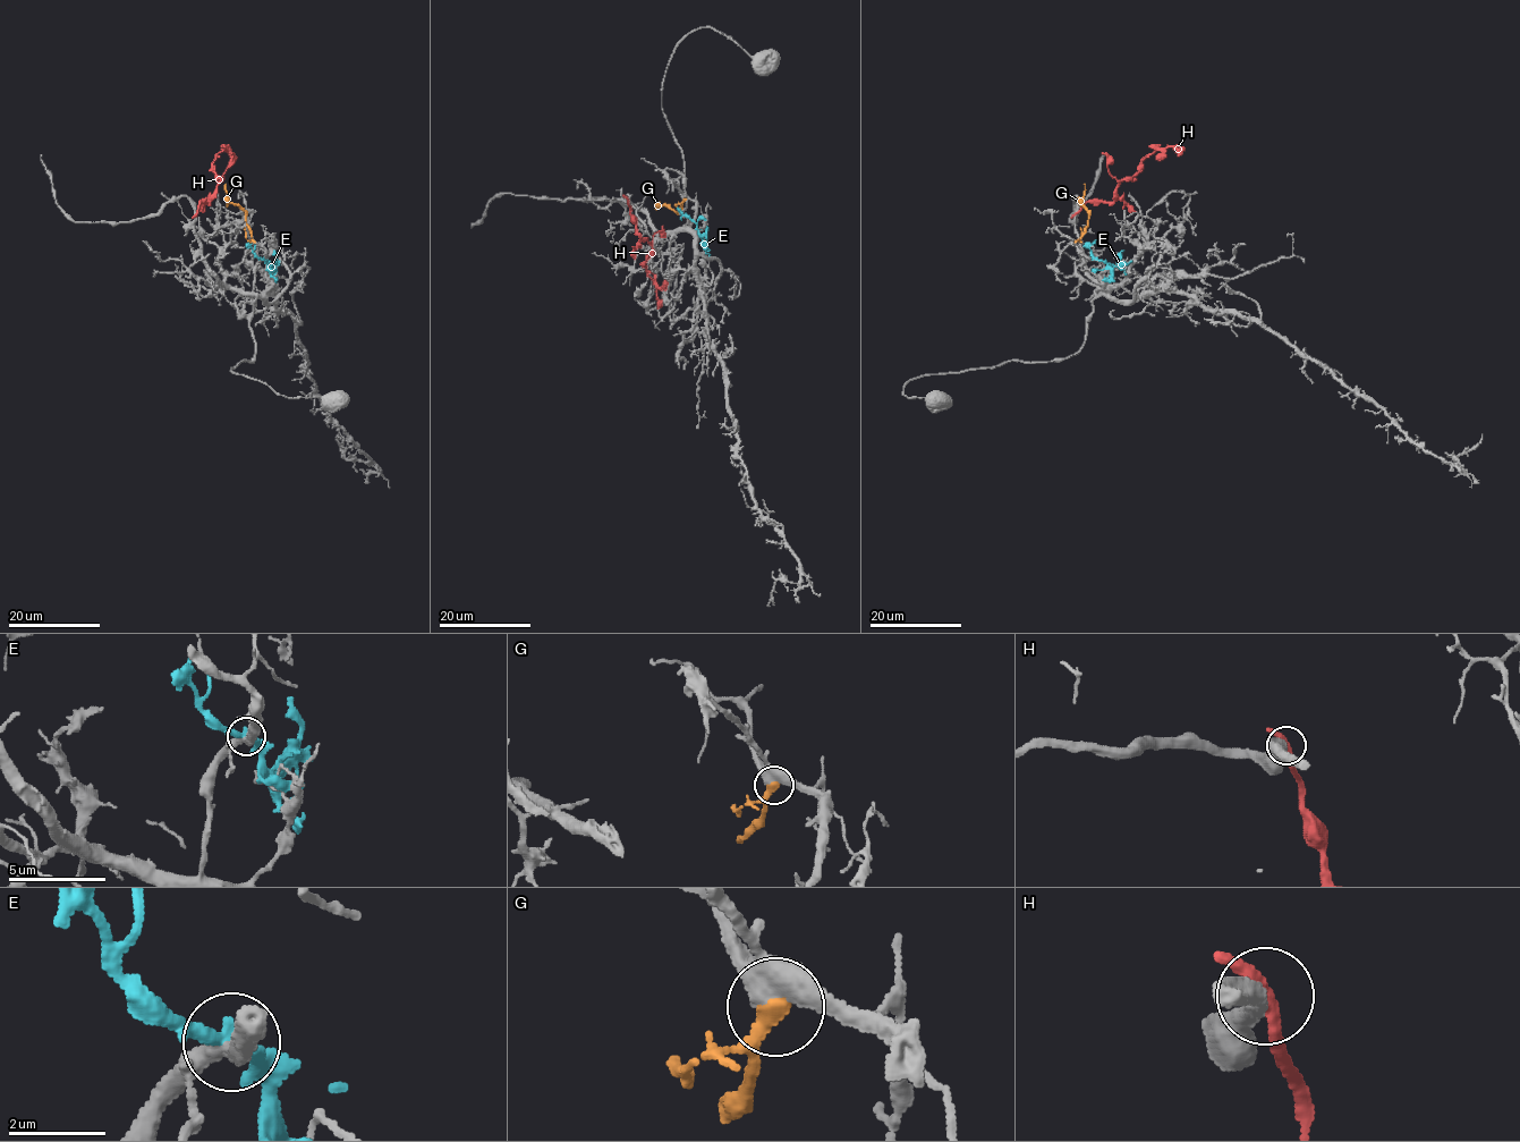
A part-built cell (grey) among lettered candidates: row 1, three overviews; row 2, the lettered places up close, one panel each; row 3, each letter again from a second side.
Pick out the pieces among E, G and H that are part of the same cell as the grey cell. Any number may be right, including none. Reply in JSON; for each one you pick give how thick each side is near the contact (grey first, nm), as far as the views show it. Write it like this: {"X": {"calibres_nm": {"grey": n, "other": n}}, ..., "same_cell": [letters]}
{"G": {"calibres_nm": {"grey": 400, "other": 240}}, "same_cell": ["G"]}

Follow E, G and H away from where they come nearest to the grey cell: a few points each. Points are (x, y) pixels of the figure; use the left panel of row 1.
E: (263, 260), (270, 268), (276, 254), (273, 251)
G: (254, 240), (246, 225), (245, 211), (228, 200), (226, 184)
H: (196, 214), (200, 202), (210, 201), (221, 182), (212, 163), (227, 146), (227, 150)

